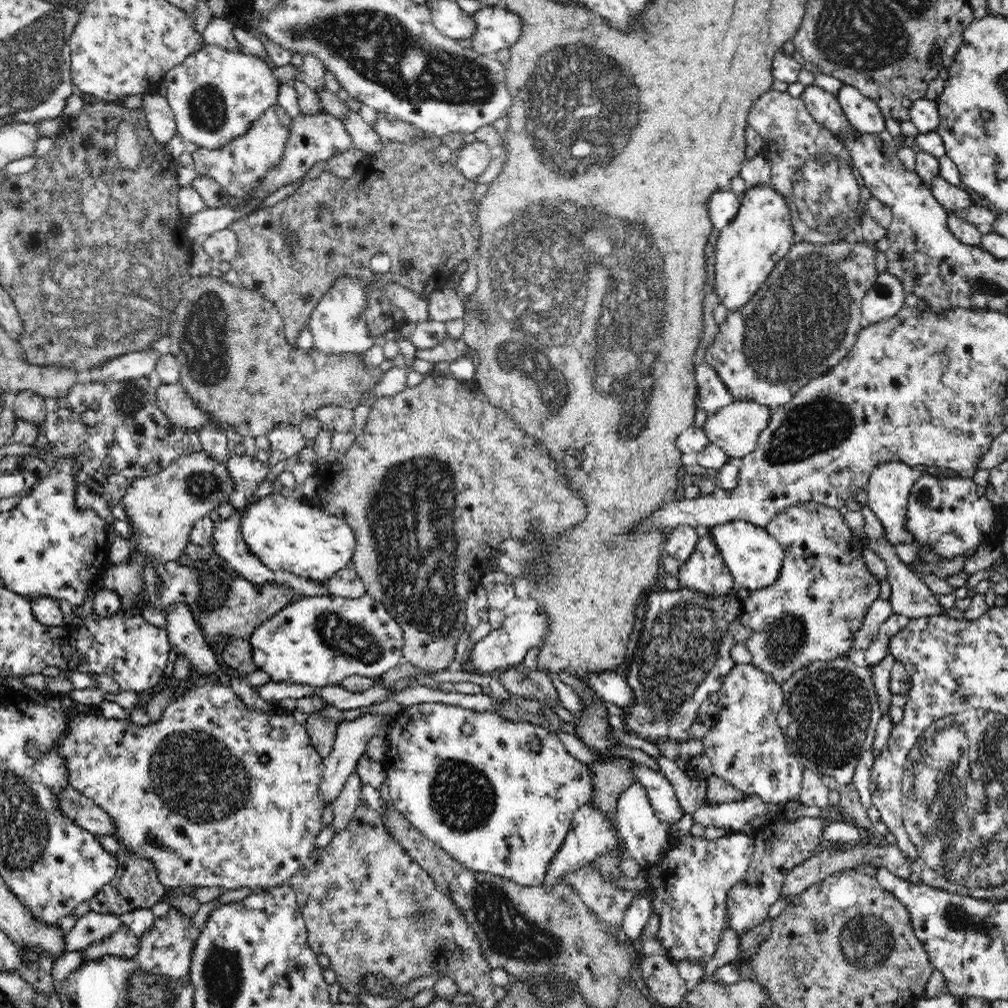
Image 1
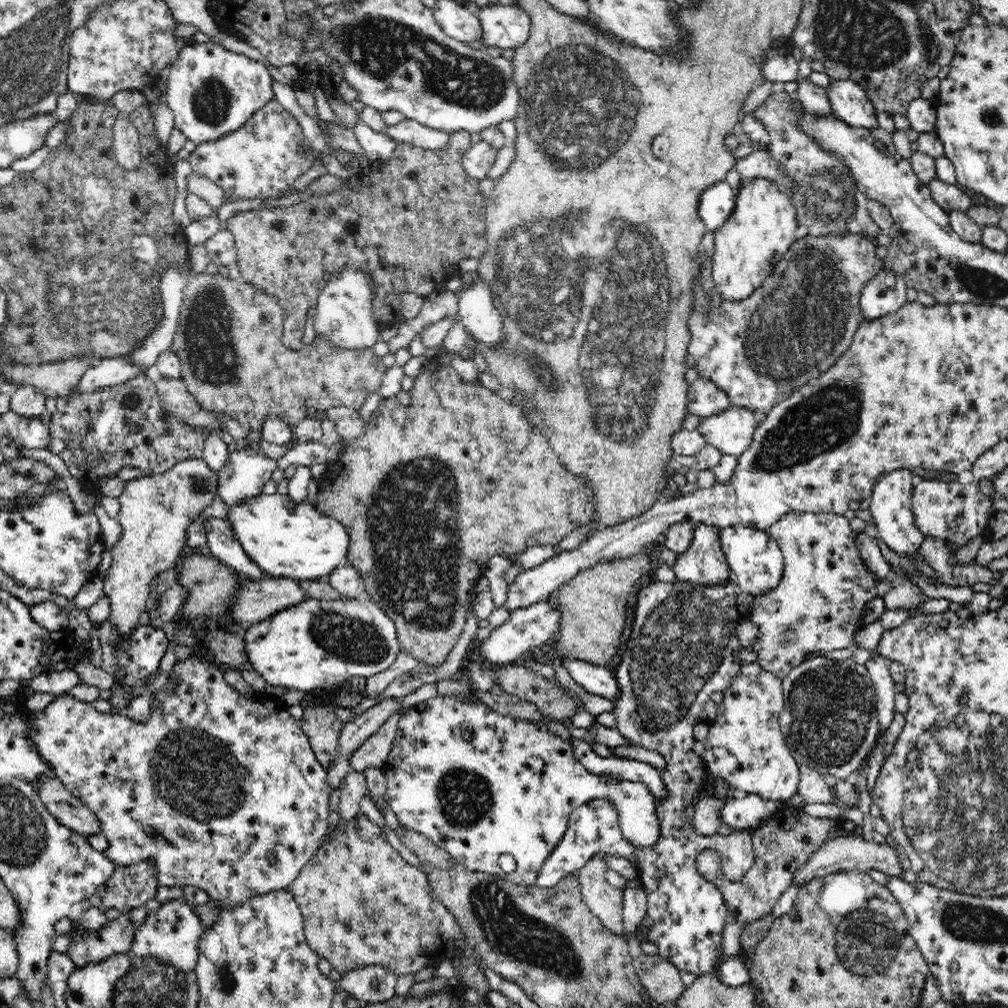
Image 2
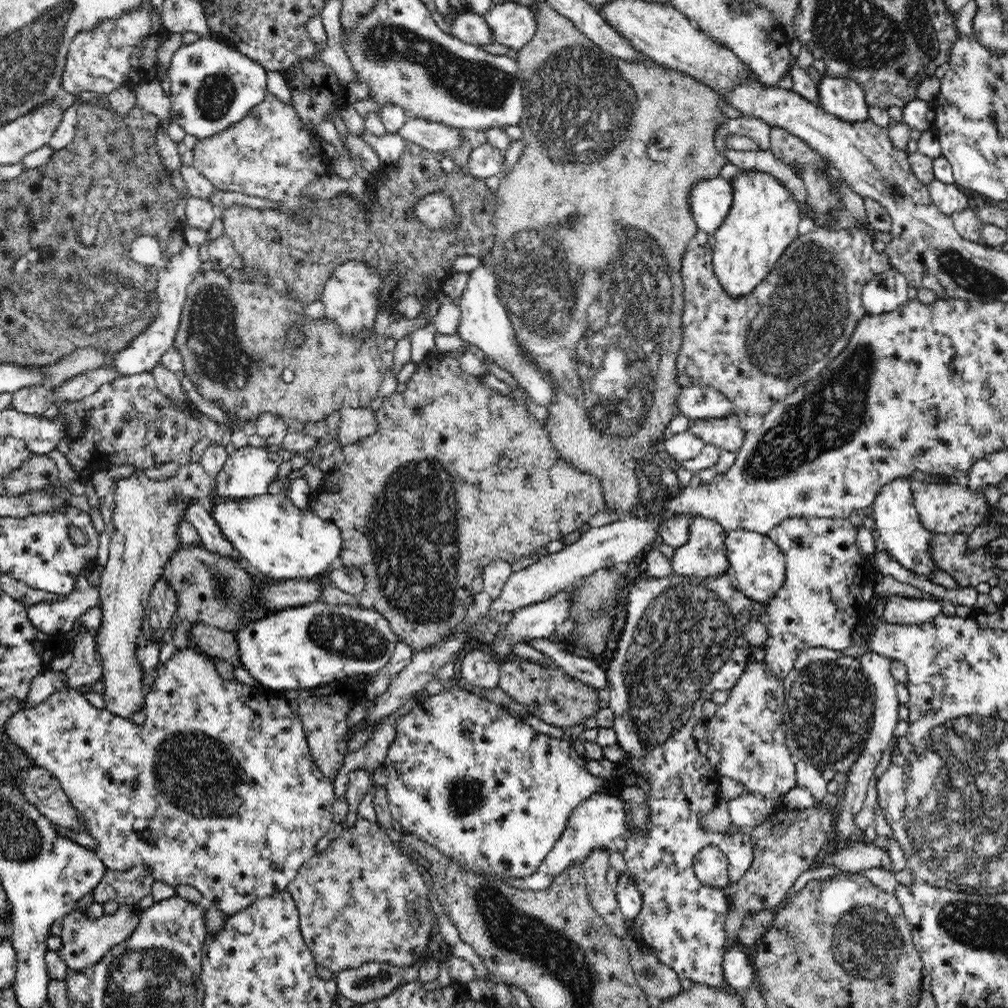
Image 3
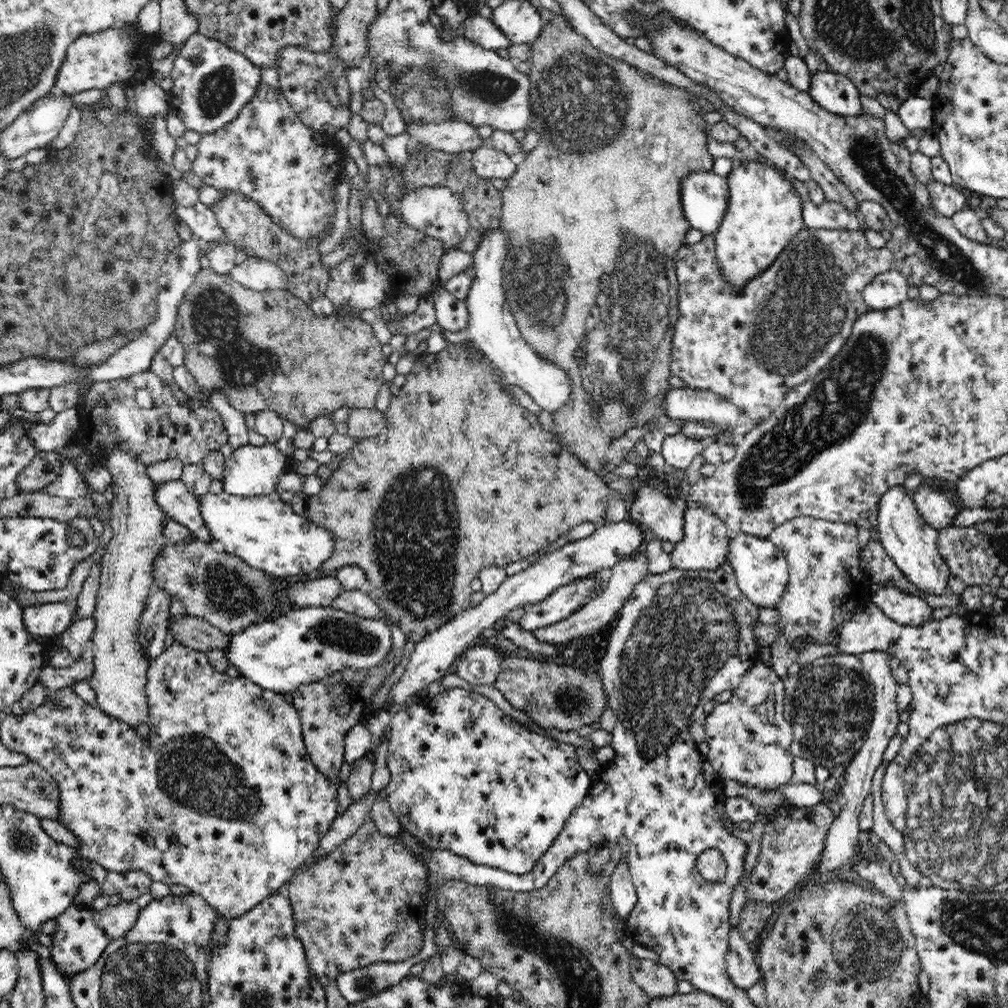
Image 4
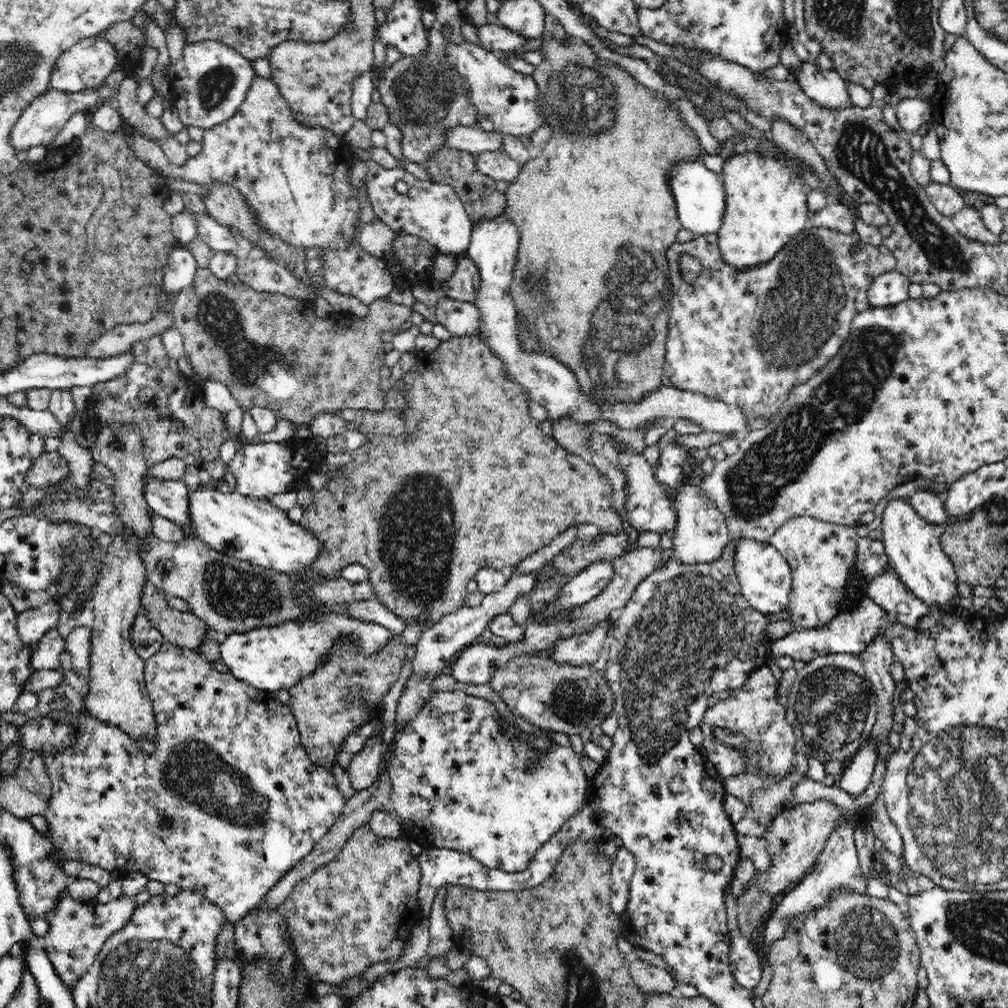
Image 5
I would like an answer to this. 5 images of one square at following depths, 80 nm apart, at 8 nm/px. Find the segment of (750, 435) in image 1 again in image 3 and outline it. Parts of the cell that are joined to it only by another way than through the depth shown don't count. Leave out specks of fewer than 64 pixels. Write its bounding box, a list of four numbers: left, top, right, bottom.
[688,415,746,456]

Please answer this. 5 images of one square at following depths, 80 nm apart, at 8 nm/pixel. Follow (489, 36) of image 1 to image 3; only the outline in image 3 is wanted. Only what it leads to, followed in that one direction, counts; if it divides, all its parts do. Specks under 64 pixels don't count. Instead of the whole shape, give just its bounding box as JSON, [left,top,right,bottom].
[484,1,536,50]

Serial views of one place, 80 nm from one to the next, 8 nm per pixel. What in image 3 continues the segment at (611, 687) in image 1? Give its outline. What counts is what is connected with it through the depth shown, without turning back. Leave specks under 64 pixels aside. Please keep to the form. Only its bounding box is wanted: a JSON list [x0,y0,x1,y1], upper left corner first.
[529,639,610,695]

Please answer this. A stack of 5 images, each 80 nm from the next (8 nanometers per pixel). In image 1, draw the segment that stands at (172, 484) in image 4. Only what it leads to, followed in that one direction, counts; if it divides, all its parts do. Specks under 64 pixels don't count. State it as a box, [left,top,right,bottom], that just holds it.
[211,506,278,584]

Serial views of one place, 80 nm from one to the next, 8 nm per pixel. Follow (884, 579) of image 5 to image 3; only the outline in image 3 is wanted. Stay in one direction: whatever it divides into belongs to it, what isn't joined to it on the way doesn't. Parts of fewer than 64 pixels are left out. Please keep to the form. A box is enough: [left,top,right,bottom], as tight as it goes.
[883,595,942,623]

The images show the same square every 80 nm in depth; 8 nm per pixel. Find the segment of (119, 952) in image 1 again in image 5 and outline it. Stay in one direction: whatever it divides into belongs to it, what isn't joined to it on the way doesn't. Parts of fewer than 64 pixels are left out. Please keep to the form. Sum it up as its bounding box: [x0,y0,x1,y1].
[38,894,138,991]

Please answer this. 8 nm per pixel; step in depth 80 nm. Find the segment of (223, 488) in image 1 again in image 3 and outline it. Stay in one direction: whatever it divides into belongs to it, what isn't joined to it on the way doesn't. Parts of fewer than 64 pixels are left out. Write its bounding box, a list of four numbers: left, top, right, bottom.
[95,463,214,718]

